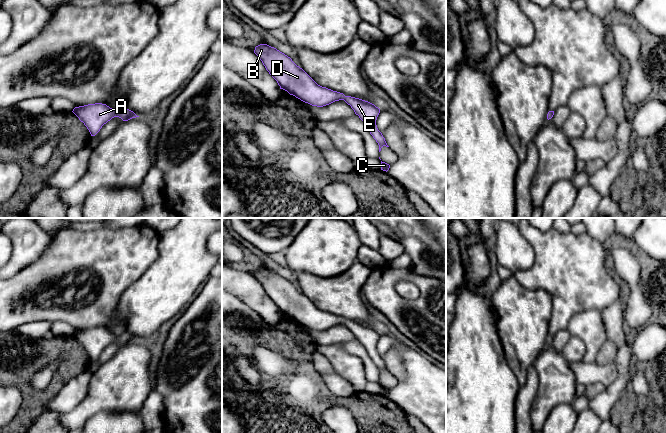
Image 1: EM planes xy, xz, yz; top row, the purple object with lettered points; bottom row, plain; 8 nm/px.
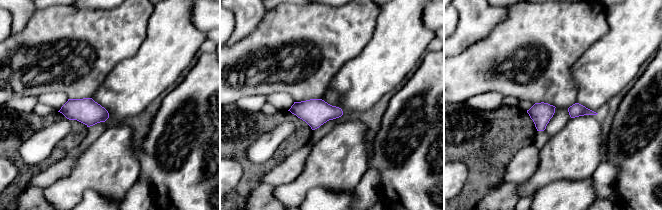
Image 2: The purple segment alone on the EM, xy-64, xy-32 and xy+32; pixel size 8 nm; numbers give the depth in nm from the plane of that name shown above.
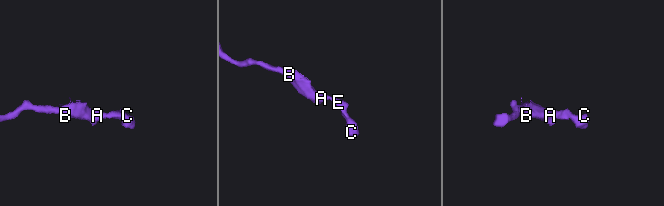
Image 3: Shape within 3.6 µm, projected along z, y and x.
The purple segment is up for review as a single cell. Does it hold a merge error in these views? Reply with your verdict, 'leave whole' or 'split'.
leave whole

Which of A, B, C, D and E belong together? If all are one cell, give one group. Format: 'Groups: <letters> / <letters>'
Groups: A B C D E

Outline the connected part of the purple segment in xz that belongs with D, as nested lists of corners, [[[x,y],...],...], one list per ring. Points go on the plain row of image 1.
[[[260,268],[255,271],[254,277],[259,281],[269,298],[277,305],[280,313],[287,315],[301,325],[312,330],[323,331],[335,325],[344,324],[354,334],[355,338],[366,348],[370,358],[379,369],[379,376],[383,370],[389,371],[378,354],[376,349],[380,333],[374,328],[351,320],[345,320],[343,317],[333,315],[326,311],[318,309],[302,292],[297,290],[290,281],[267,268]]]

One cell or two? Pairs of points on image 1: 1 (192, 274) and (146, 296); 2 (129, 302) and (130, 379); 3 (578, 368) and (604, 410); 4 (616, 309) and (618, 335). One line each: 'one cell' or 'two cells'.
1: one cell
2: two cells
3: two cells
4: one cell

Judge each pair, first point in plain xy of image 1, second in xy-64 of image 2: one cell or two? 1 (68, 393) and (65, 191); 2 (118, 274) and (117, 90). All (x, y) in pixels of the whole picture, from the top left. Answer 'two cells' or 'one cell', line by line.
1: two cells
2: two cells

